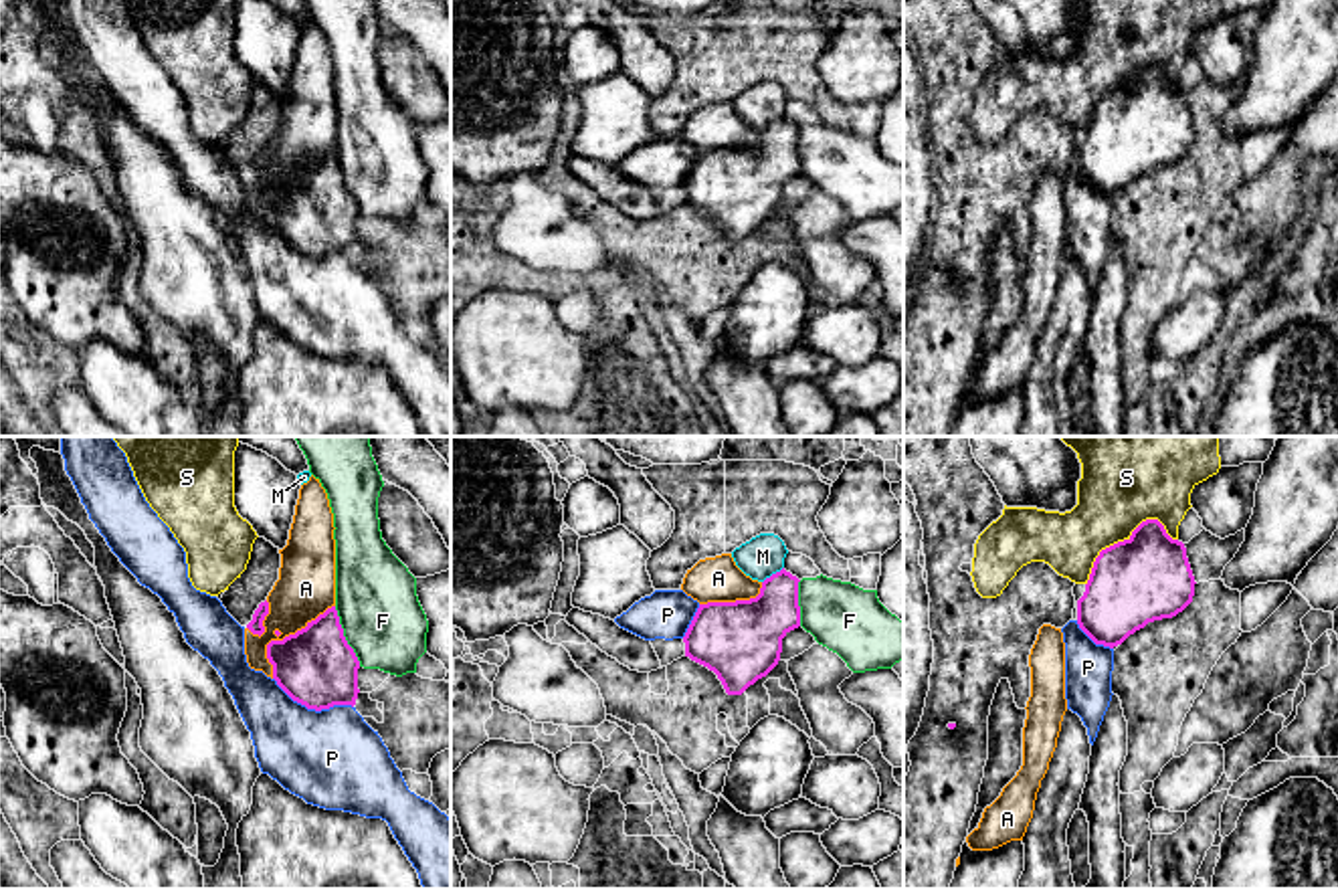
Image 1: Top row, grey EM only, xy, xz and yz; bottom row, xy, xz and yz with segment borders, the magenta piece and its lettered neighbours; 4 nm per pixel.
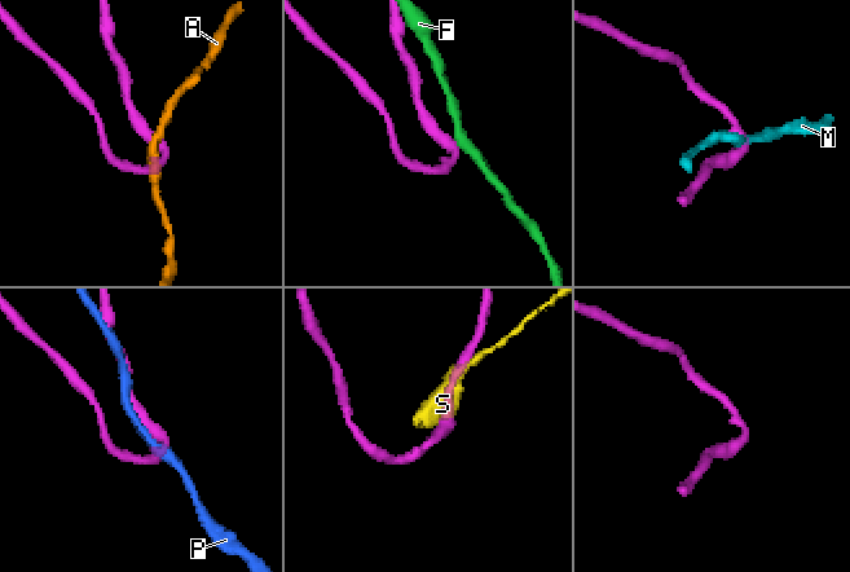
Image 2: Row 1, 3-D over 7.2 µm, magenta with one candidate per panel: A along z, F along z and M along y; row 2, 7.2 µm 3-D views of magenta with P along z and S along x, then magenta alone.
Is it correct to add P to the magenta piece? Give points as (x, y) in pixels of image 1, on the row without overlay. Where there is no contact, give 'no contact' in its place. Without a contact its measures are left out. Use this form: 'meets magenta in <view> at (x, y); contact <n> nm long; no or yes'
meets magenta in xy at (312, 255); contact 340 nm long; yes

